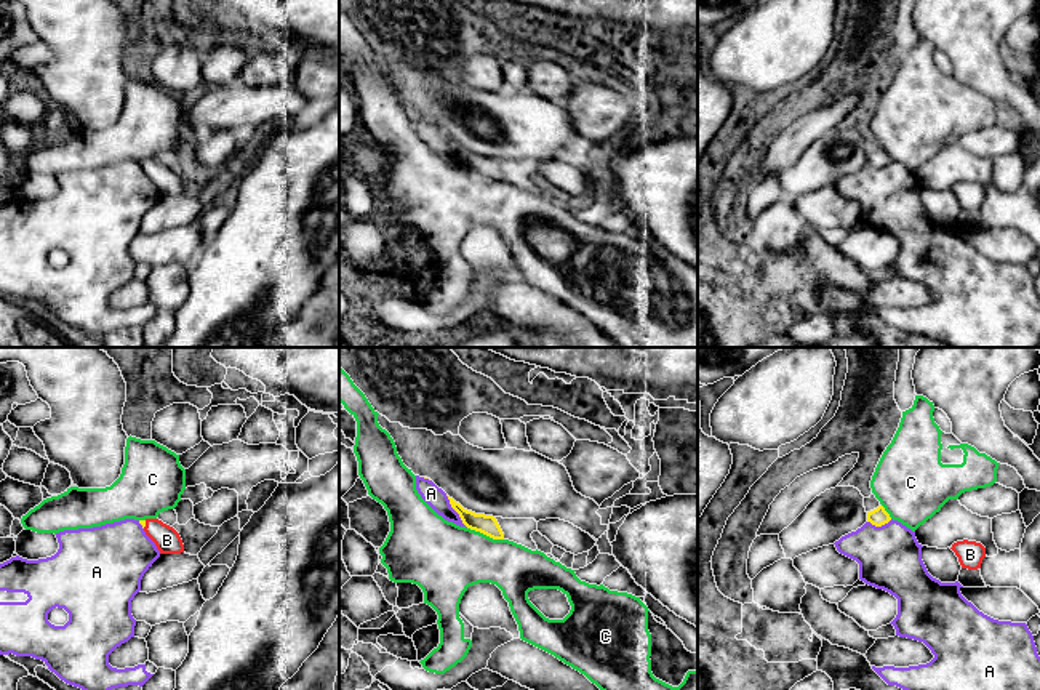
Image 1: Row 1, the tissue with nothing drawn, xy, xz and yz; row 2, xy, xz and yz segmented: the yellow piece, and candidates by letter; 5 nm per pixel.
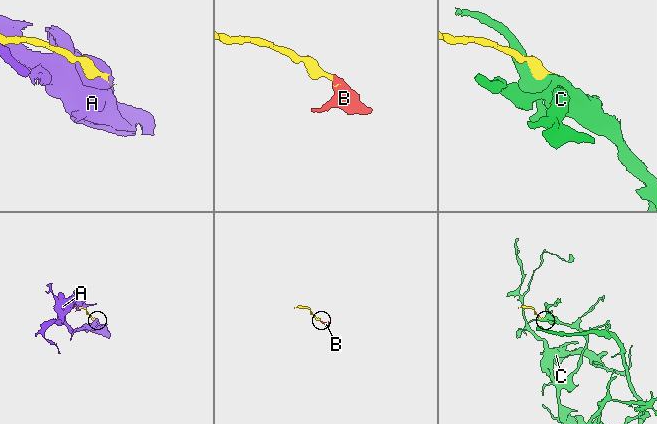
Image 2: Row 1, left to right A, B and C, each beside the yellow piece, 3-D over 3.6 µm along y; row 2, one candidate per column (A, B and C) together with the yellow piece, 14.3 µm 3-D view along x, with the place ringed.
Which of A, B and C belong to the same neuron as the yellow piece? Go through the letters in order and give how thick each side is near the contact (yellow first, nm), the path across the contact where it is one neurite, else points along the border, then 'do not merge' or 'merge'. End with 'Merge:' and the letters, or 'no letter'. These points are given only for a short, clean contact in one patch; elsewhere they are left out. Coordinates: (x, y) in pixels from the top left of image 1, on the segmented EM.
A: 100/100 nm | do not merge
B: 30/130 nm | across xy (143, 522), (144, 524), (167, 540) | merge
C: 100/380 nm | do not merge
Merge: B

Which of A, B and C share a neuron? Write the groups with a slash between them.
A / B / C

